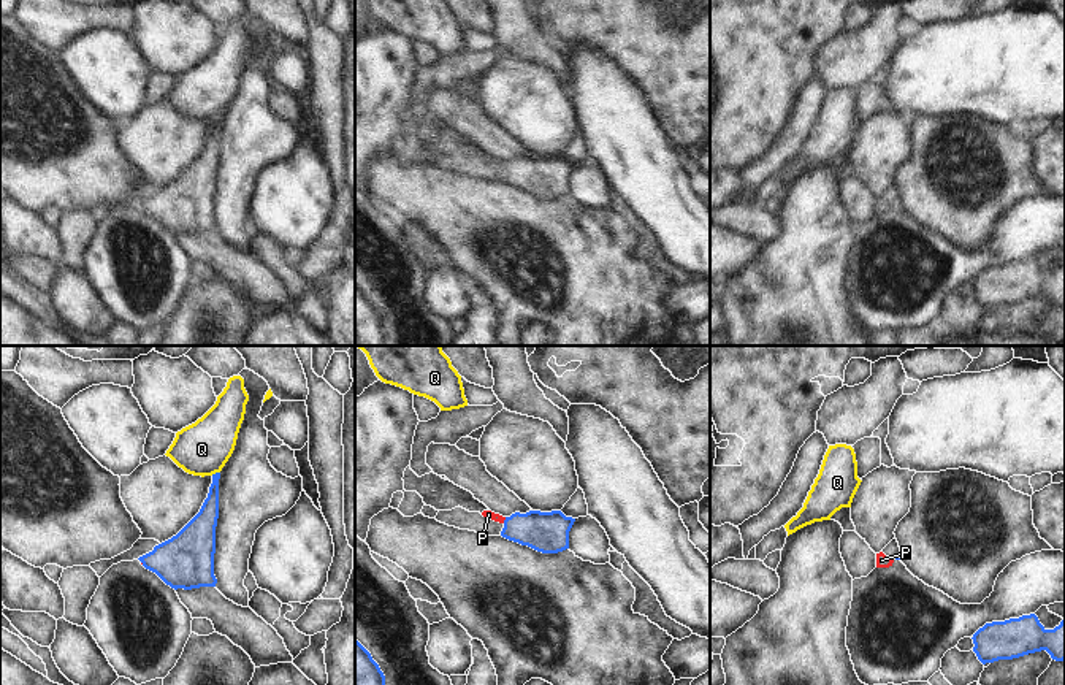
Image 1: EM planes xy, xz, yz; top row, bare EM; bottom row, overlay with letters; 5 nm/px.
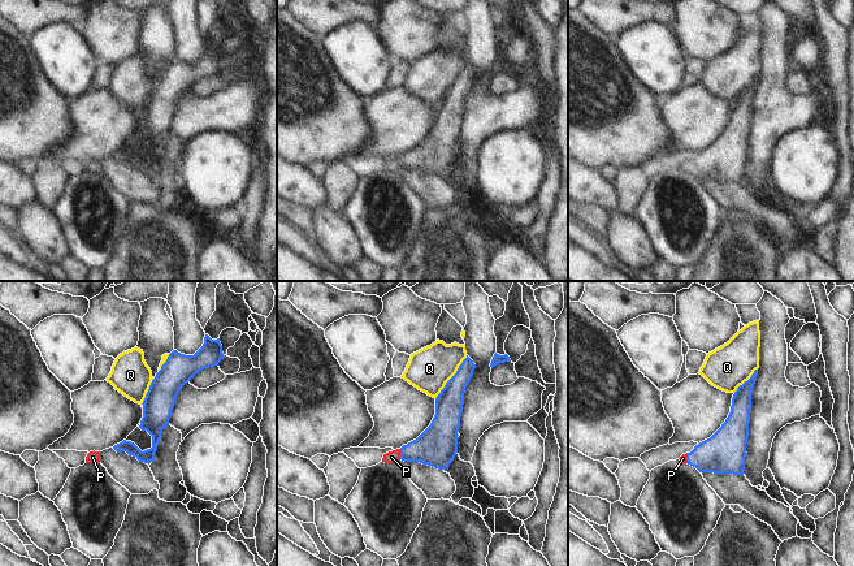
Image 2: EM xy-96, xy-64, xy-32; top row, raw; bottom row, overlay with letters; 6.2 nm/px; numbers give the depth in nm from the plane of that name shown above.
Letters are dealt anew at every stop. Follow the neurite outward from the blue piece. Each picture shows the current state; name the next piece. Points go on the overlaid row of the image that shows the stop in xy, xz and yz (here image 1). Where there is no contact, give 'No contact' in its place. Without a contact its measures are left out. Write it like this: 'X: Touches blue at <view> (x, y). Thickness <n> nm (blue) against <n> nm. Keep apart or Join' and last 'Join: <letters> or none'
P: Touches blue at xz (504, 520). Thickness 200 nm (blue) against 50 nm. Join
Q: Touches blue at xy (216, 473). Thickness 110 nm (blue) against 280 nm. Keep apart
Join: P

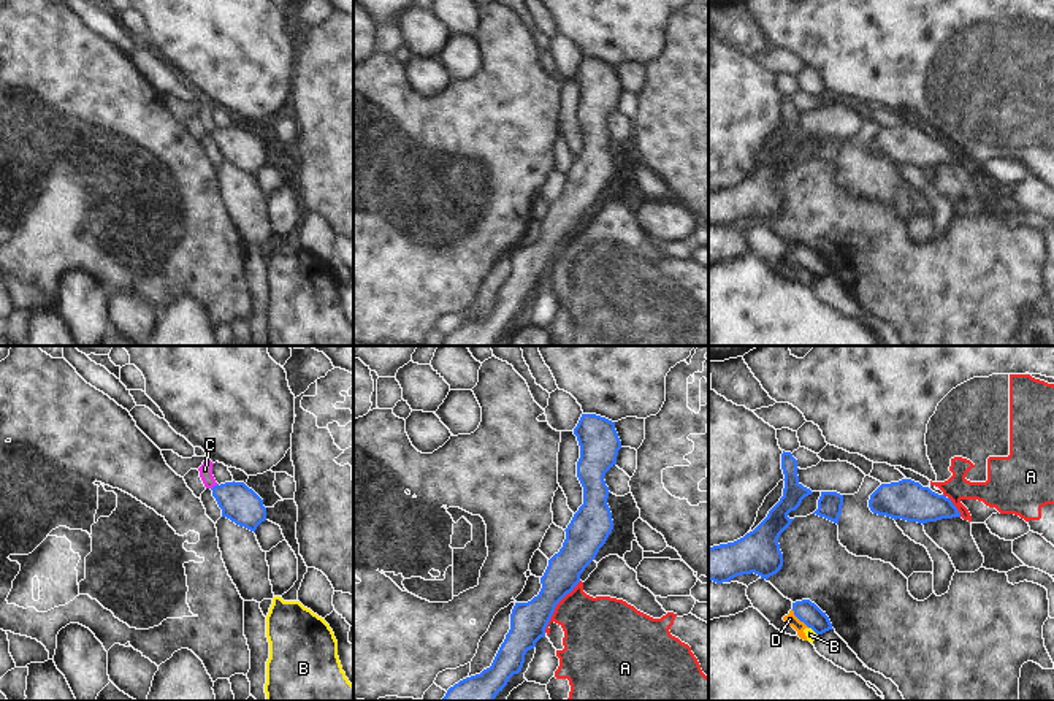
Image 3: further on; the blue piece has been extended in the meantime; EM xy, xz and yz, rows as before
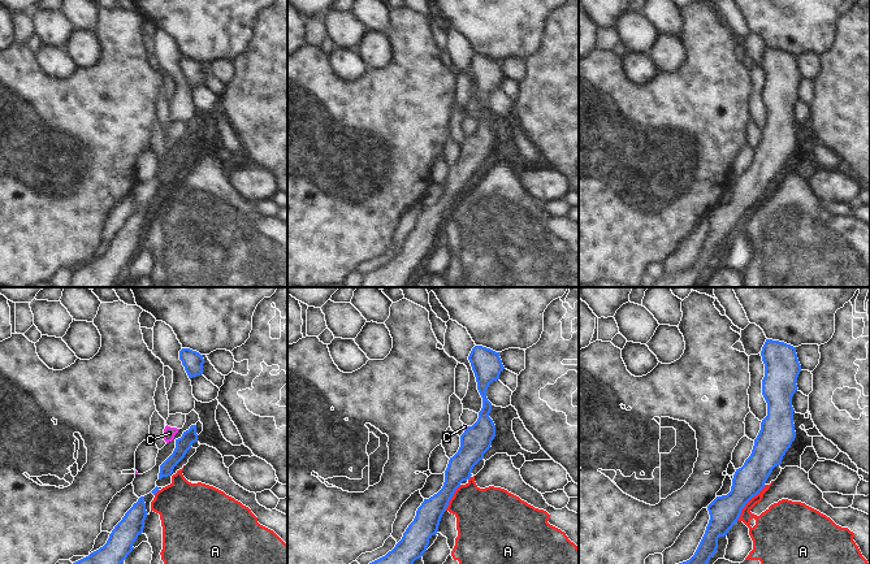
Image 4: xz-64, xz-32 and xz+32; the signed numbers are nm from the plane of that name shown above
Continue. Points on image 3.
A: Touches blue at xz (555, 606). Thickness 190 nm (blue) against 340 nm. Keep apart
B: Touches blue at yz (813, 630). Thickness 110 nm (blue) against 50 nm. Keep apart
C: Touches blue at xy (214, 486). Thickness 190 nm (blue) against 70 nm. Keep apart
D: Touches blue at yz (799, 619). Thickness 110 nm (blue) against 60 nm. Keep apart
Join: none

